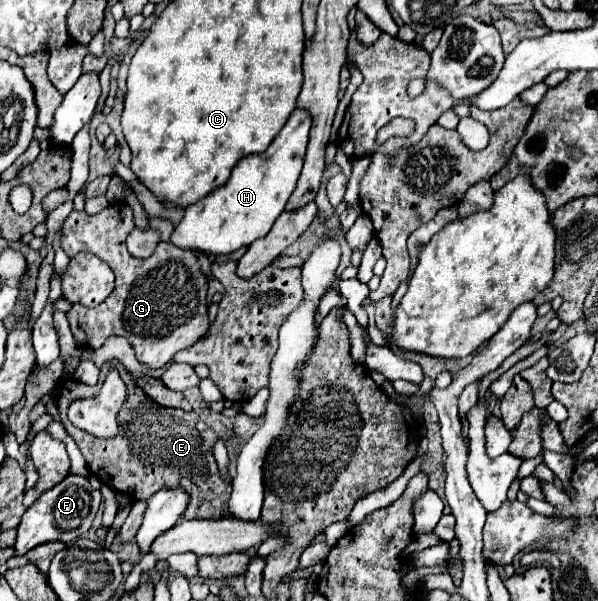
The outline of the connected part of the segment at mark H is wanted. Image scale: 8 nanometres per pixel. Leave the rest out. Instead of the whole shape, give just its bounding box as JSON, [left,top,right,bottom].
[170,110,310,256]

